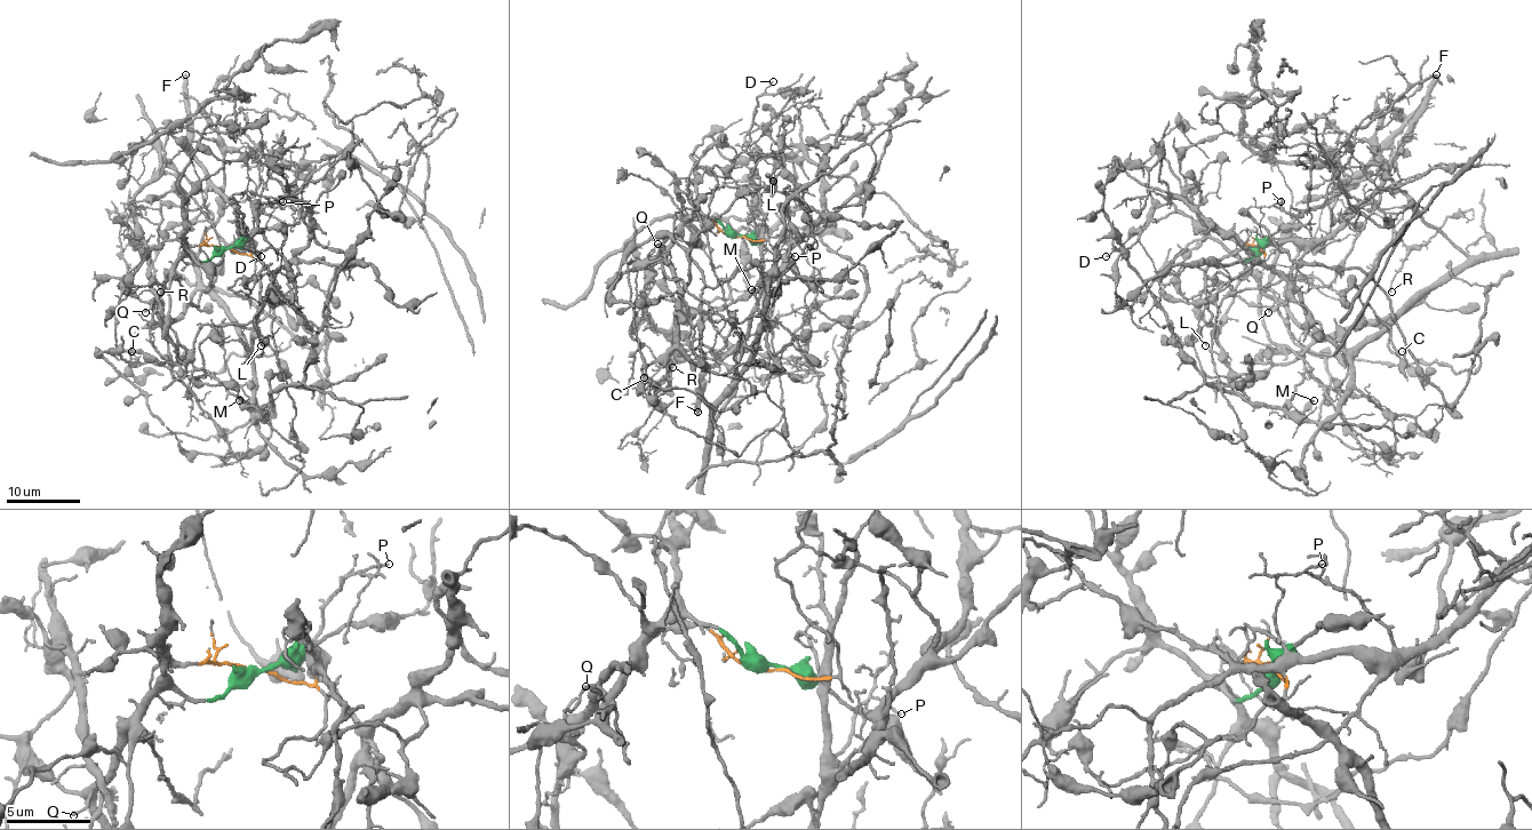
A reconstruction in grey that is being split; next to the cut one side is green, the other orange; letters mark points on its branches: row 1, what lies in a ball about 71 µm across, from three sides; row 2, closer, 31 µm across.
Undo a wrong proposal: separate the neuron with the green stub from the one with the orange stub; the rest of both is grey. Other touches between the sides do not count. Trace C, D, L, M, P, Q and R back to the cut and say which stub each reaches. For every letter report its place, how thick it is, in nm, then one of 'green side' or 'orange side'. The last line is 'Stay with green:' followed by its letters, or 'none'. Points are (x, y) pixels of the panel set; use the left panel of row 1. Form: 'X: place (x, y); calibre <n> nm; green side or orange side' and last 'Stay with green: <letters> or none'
C: place (132, 351); calibre 130 nm; green side
D: place (261, 256); calibre 130 nm; orange side
L: place (261, 345); calibre 130 nm; orange side
M: place (239, 400); calibre 140 nm; green side
P: place (282, 201); calibre 120 nm; orange side
Q: place (145, 312); calibre 140 nm; green side
R: place (160, 292); calibre 150 nm; orange side
Stay with green: C, M, Q

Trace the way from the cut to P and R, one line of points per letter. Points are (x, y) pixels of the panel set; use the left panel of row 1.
P: (224, 247), (249, 253), (253, 222), (268, 205), (282, 201)
R: (224, 247), (249, 253), (237, 210), (210, 186), (196, 209), (161, 207), (153, 276), (161, 292)

